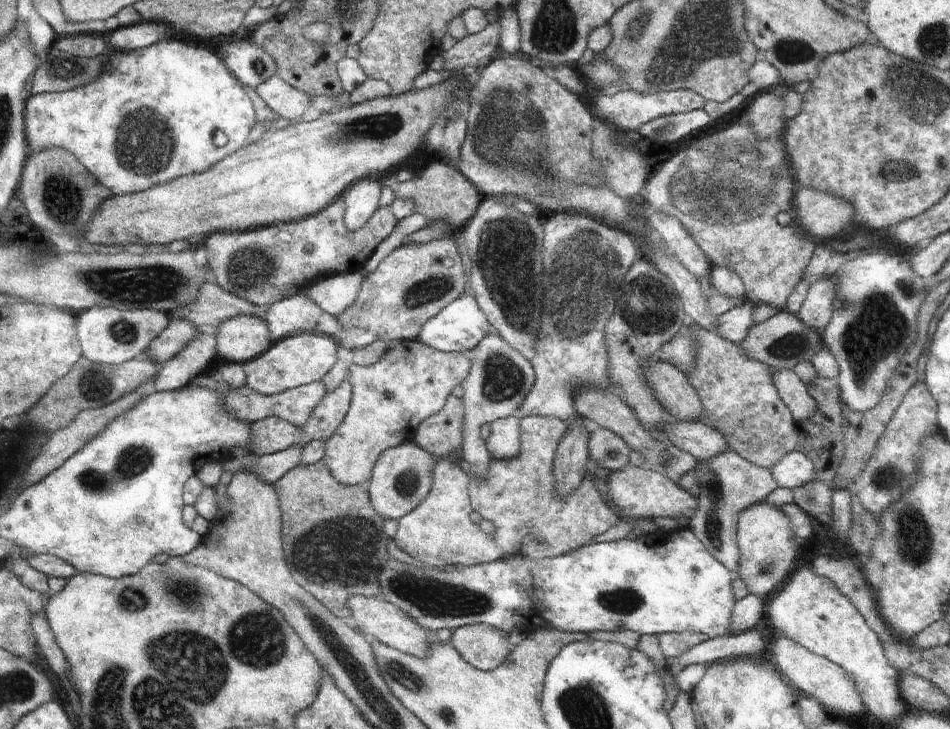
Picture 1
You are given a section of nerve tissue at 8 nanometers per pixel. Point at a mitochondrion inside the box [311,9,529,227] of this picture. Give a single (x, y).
(381, 126)

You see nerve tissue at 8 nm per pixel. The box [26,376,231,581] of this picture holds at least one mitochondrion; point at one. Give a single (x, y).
(133, 461)

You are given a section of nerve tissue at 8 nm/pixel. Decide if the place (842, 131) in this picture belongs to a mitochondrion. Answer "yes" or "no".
no

